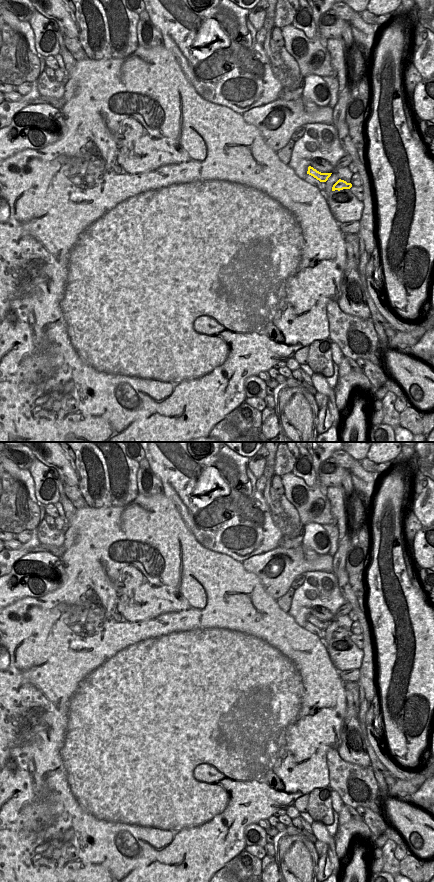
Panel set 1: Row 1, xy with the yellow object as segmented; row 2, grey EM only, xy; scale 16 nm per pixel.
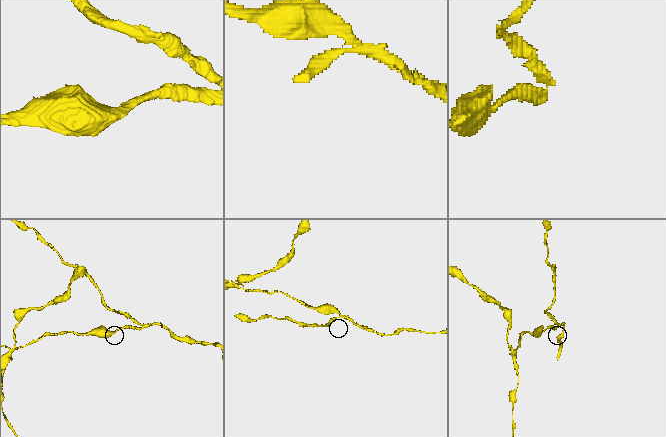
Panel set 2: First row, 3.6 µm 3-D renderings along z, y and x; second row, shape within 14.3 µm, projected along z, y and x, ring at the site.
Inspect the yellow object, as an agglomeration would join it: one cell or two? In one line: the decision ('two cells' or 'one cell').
two cells

